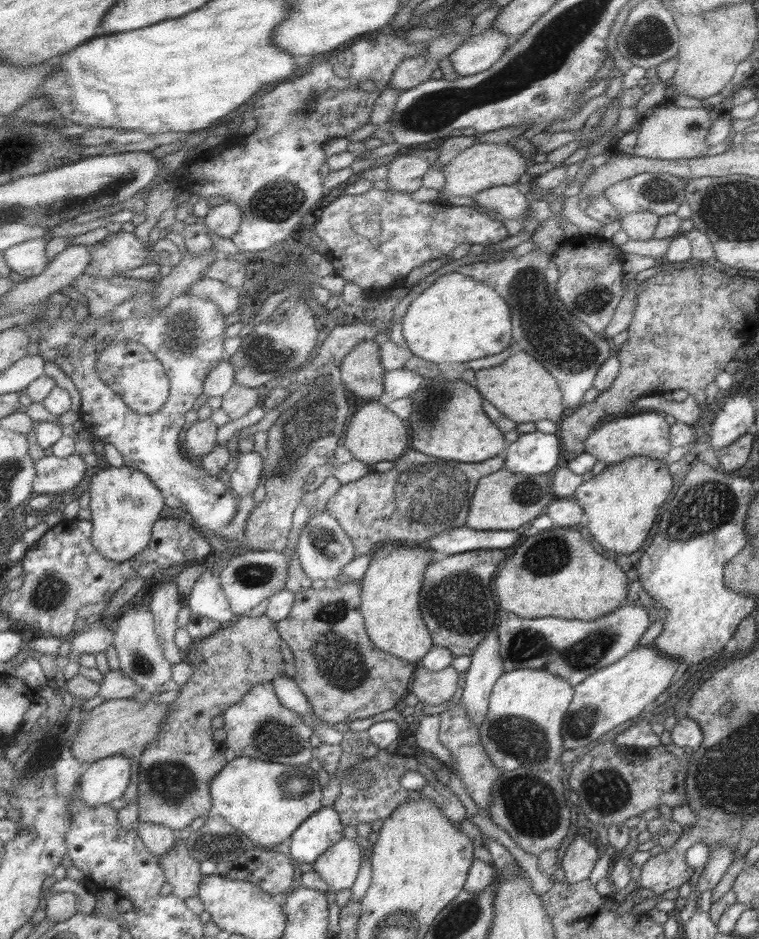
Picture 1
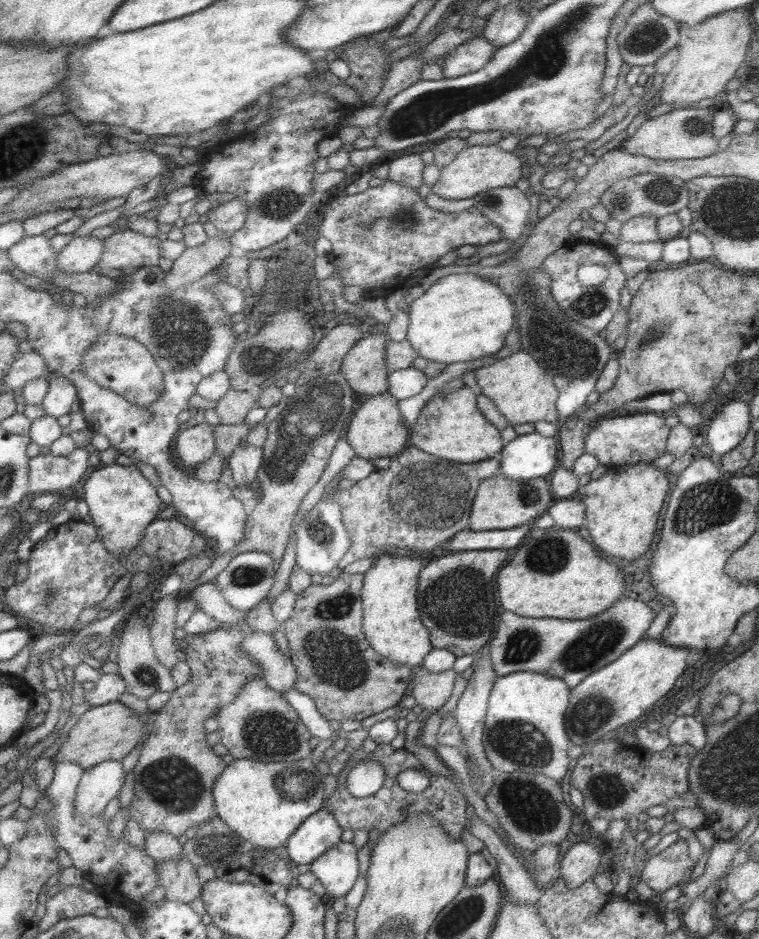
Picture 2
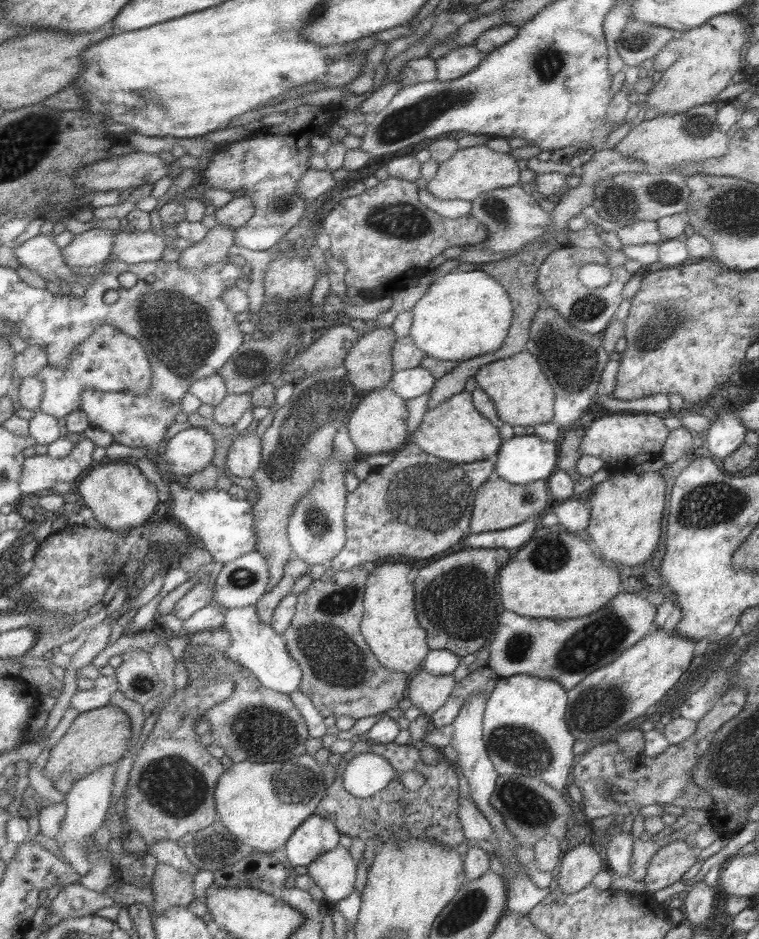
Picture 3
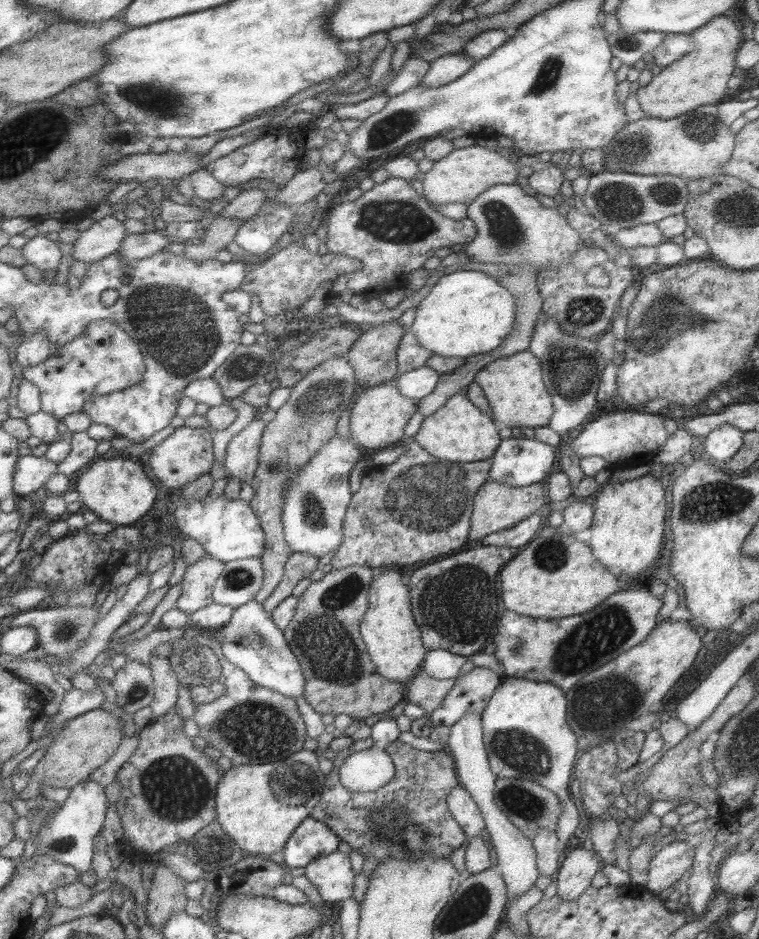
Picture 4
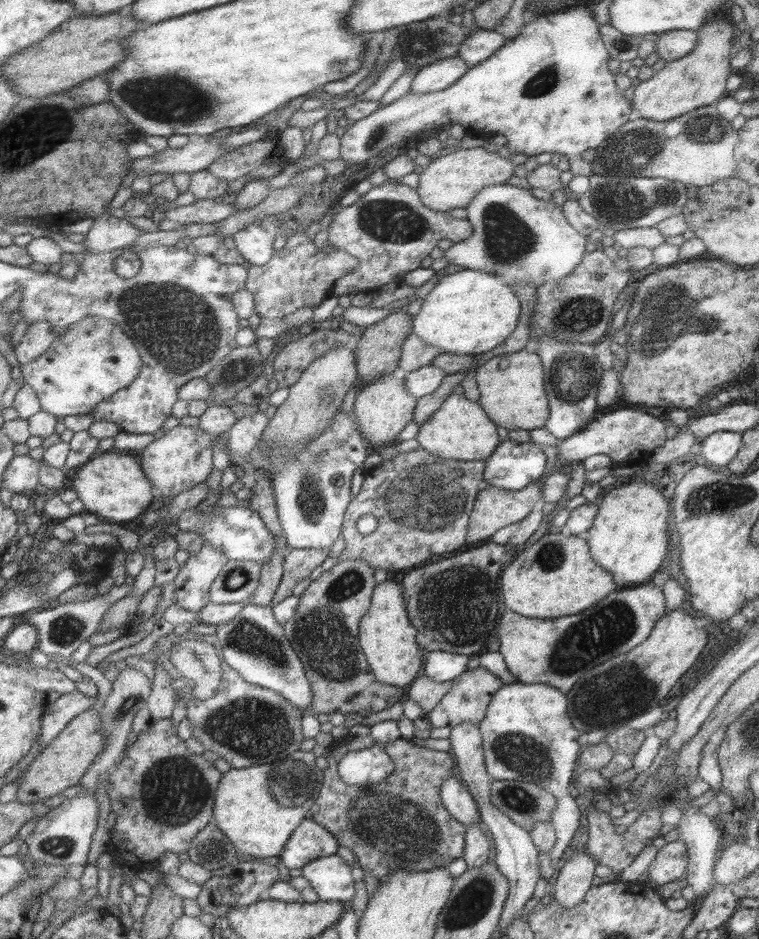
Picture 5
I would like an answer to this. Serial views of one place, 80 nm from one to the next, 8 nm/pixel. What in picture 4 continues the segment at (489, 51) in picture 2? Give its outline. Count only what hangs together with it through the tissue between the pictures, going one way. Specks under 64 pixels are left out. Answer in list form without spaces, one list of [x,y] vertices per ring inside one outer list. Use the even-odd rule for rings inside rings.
[[[463,51],[440,56],[429,62],[429,69],[418,85],[443,86],[452,80],[458,79],[474,61],[474,58]]]

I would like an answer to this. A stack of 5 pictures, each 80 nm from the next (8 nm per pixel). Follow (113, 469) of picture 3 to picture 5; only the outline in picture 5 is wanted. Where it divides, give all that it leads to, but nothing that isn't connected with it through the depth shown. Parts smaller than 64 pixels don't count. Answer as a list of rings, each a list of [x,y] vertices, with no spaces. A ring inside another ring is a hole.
[[[98,451],[85,464],[76,468],[74,473],[67,486],[75,490],[84,506],[83,511],[95,514],[99,521],[129,522],[145,512],[154,495],[151,483],[147,480],[139,462],[125,452]]]

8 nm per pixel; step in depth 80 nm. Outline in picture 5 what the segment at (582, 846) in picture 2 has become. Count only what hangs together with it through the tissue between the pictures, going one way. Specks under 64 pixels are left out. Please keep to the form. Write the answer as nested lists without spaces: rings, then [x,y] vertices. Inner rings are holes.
[[[585,851],[571,854],[567,862],[559,868],[555,884],[551,892],[563,908],[579,904],[591,886],[591,879],[595,877],[593,871],[597,862]]]

